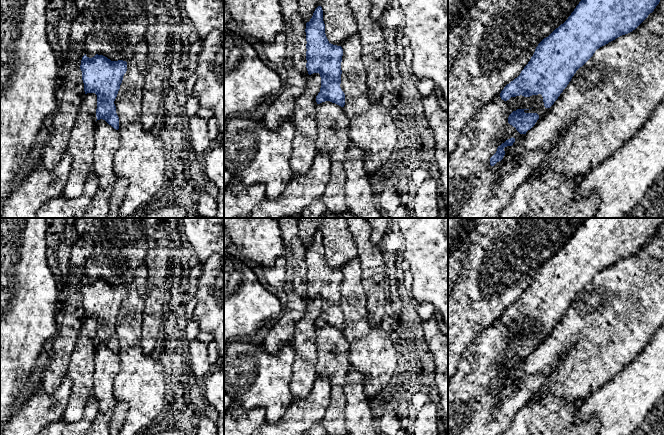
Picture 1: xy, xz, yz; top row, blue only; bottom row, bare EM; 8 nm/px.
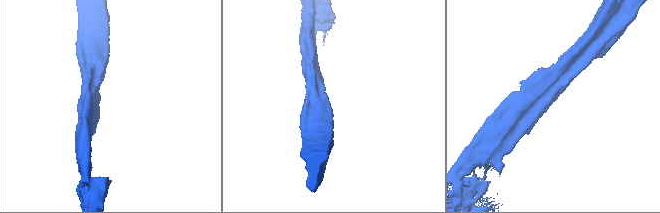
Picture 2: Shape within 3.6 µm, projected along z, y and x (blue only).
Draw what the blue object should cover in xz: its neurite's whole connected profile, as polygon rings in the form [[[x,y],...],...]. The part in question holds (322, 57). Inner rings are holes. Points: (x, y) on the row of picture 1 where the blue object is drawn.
[[[321,6],[315,9],[312,18],[306,23],[305,32],[308,74],[319,73],[321,77],[320,92],[316,96],[317,104],[330,101],[344,107],[345,94],[340,87],[343,49],[328,41]]]

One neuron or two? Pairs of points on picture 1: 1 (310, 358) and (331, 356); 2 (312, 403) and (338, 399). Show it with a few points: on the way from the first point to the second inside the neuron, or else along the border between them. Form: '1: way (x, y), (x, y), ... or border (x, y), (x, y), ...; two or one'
1: border (317, 334), (316, 375); two
2: border (327, 377), (330, 383), (330, 402), (320, 422); two

